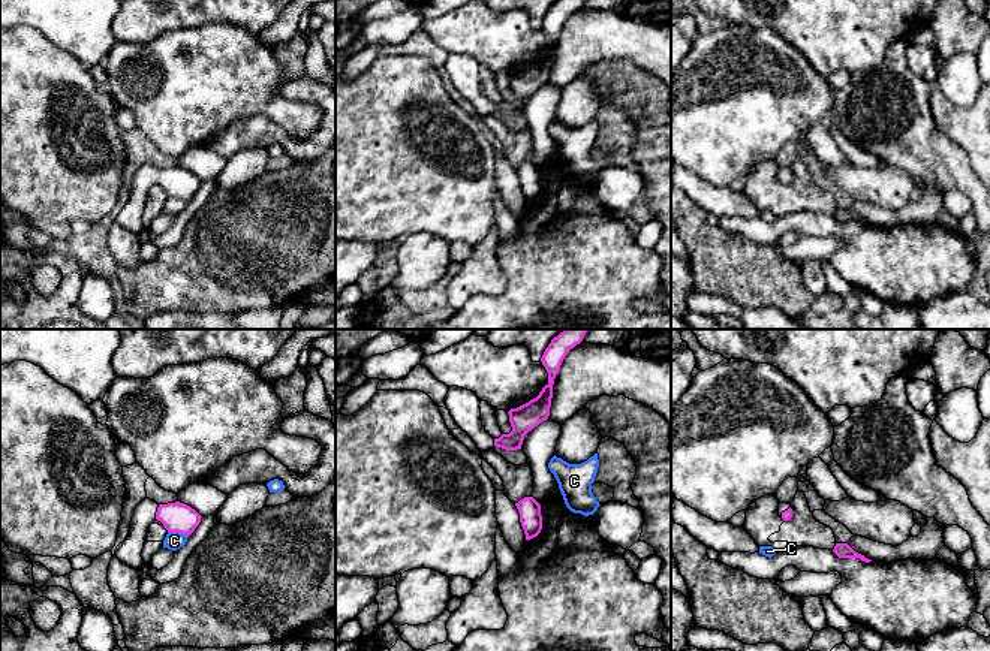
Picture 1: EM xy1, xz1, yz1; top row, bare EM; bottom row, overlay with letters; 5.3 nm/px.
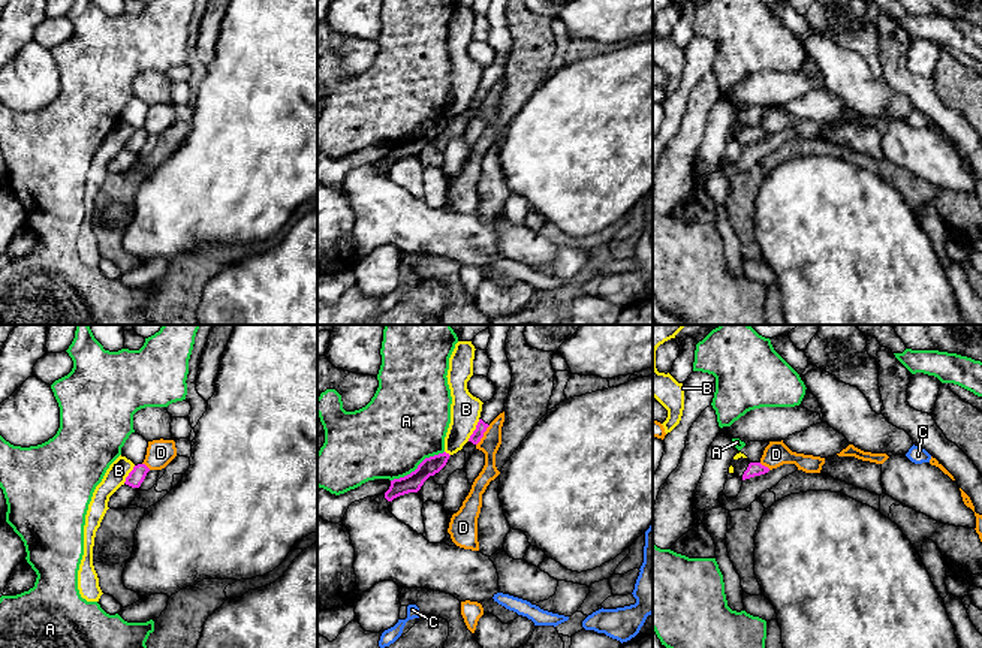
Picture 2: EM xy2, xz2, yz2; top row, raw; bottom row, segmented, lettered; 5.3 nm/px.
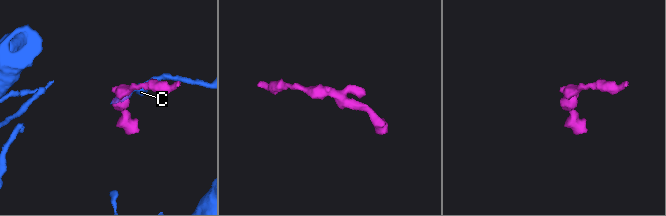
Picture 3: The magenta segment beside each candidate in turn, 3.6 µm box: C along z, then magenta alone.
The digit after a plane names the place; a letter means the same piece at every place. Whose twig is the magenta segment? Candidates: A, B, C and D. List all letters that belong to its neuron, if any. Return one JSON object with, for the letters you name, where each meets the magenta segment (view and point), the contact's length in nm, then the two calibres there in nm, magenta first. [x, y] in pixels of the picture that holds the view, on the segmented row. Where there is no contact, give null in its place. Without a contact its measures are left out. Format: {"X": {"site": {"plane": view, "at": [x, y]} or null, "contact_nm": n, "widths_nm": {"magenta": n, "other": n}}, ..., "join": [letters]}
{"join": []}

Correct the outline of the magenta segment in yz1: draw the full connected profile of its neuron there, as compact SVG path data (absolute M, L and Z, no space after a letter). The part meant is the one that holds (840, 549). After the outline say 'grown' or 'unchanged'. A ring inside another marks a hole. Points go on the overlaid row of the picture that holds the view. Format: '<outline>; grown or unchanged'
M836 543L833 552L839 558L860 558L864 563L870 563L872 560L866 558L864 555L855 552L848 543Z; unchanged

